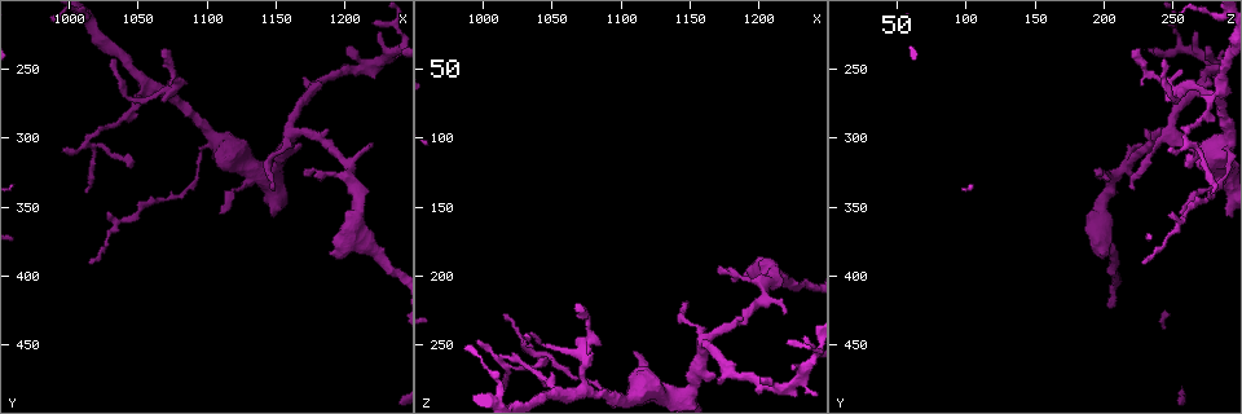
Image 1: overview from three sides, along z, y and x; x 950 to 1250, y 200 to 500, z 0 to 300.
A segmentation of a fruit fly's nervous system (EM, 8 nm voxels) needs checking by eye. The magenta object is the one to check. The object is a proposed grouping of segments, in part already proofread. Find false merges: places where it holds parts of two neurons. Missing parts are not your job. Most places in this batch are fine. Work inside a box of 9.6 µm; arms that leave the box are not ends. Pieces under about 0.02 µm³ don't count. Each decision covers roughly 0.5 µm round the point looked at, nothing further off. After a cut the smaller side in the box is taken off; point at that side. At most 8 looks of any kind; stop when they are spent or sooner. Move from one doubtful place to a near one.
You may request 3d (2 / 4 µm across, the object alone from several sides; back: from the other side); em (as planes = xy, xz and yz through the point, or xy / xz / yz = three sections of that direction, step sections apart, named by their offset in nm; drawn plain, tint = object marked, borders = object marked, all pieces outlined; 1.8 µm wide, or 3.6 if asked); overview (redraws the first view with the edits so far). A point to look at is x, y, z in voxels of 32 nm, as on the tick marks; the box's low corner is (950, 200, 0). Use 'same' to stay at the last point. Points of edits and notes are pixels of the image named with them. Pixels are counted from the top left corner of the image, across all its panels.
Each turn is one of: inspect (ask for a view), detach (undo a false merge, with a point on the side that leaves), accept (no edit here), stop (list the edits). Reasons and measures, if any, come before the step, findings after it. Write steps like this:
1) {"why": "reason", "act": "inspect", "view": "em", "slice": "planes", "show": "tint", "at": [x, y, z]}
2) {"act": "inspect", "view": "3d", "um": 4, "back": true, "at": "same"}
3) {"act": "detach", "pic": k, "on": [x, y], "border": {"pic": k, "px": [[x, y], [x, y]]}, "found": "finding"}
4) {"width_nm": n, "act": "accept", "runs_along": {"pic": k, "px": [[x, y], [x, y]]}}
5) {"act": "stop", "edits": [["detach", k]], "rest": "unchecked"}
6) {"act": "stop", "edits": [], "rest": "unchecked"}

{"act": "inspect", "view": "3d", "um": 4, "at": [1072, 266, 258]}

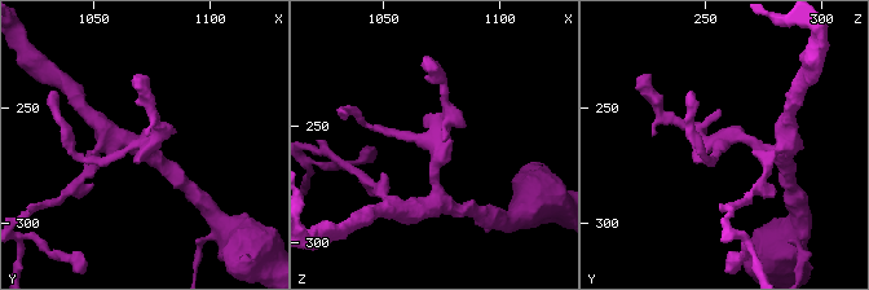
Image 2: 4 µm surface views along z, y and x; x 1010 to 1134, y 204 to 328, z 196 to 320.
{"why": "need the tissue", "act": "inspect", "view": "em", "slice": "planes", "show": "tint", "at": [1070, 265, 258]}

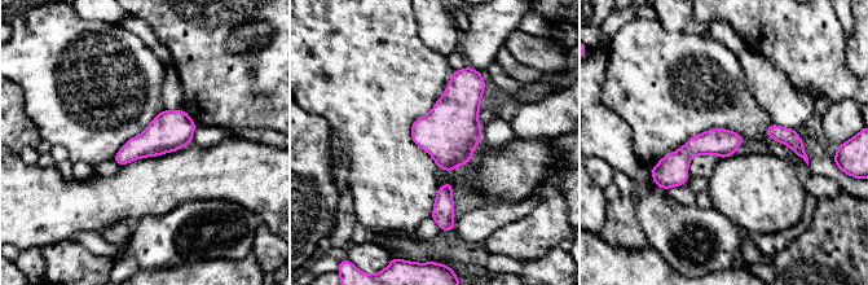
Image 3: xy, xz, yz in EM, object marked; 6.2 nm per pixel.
{"act": "accept", "runs_along": {"pic": 3, "px": [[739, 140], [695, 145], [657, 180]]}, "found": "one neuron here"}

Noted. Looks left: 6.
{"why": "abrupt turn", "act": "inspect", "view": "em", "um": 3.6, "slice": "planes", "show": "plain", "at": [1018, 298, 258]}

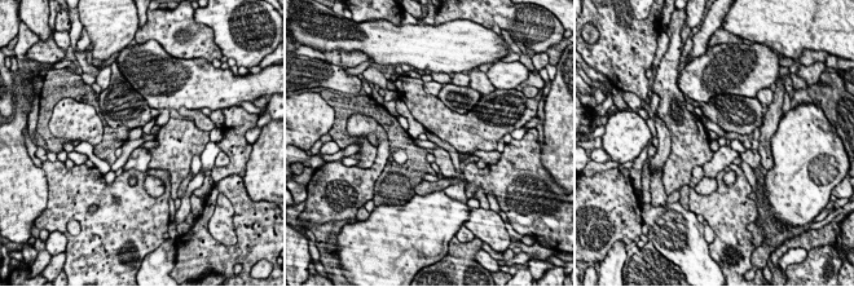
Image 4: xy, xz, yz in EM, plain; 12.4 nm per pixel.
{"why": "with the object marked", "act": "inspect", "view": "em", "um": 3.6, "slice": "planes", "show": "tint", "at": "same"}

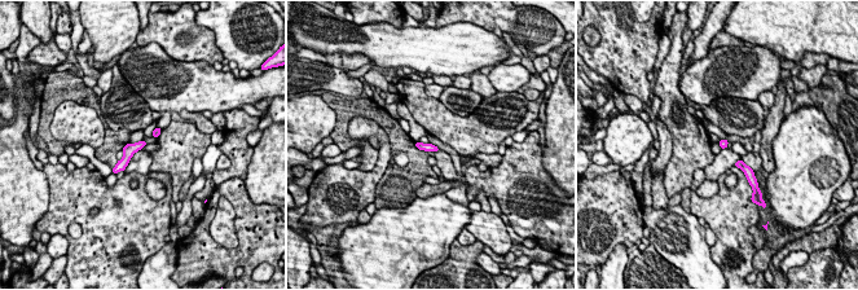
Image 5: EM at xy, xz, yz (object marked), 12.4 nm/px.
{"act": "accept", "found": "continuous, no second neuron"}

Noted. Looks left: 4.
{"why": "sharp bend", "act": "inspect", "view": "em", "slice": "xz", "step": 4, "show": "tint", "at": [1206, 330, 208]}

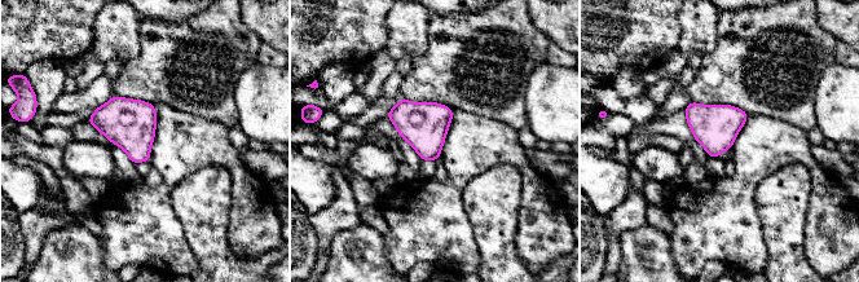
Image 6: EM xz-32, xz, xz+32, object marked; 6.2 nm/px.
{"act": "inspect", "view": "em", "slice": "planes", "show": "tint", "at": "same"}

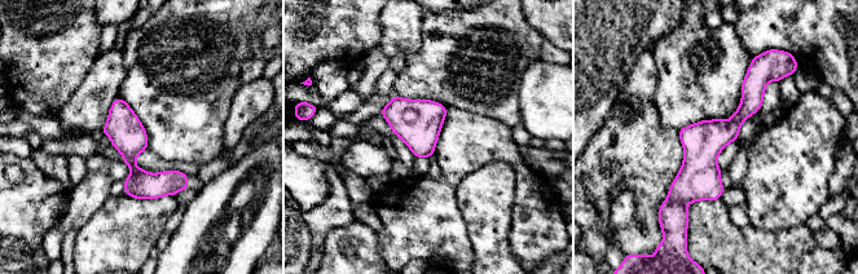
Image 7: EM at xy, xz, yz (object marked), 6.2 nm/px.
{"act": "accept", "found": "all the same neuron"}

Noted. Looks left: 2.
{"act": "inspect", "view": "3d", "um": 4, "at": [1132, 328, 286]}

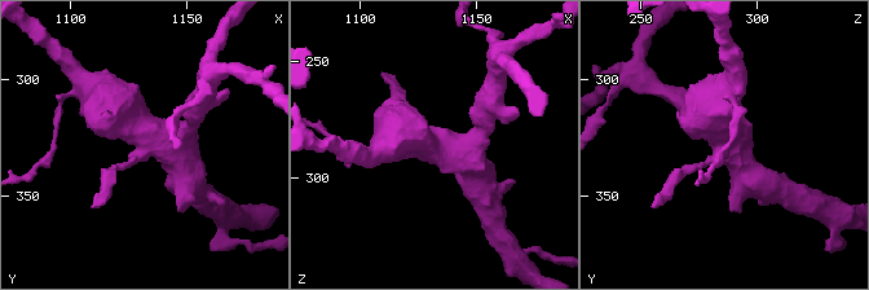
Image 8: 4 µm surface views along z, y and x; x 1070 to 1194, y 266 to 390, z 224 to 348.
{"act": "inspect", "view": "em", "um": 3.6, "slice": "yz", "step": 4, "show": "tint", "at": [1132, 327, 284]}

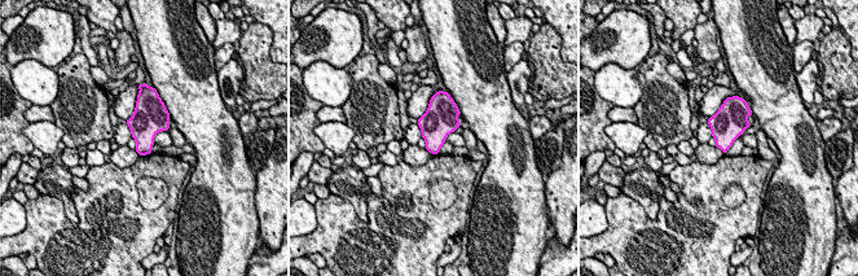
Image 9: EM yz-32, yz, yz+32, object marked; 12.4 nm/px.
{"act": "accept", "found": "continuous, no second neuron"}

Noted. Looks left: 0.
{"act": "stop", "edits": [], "rest": "unchecked"}

